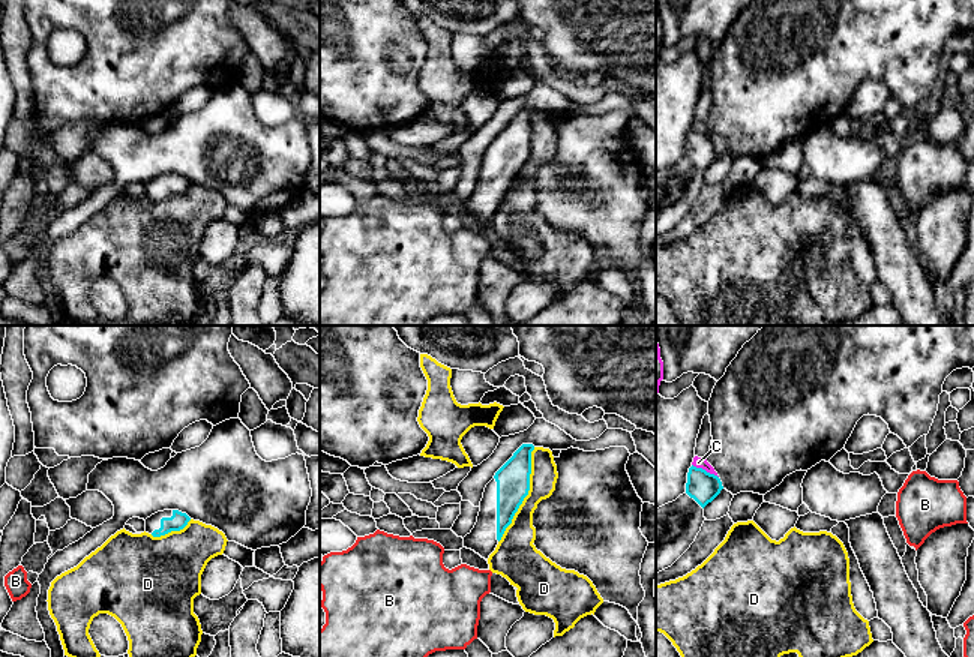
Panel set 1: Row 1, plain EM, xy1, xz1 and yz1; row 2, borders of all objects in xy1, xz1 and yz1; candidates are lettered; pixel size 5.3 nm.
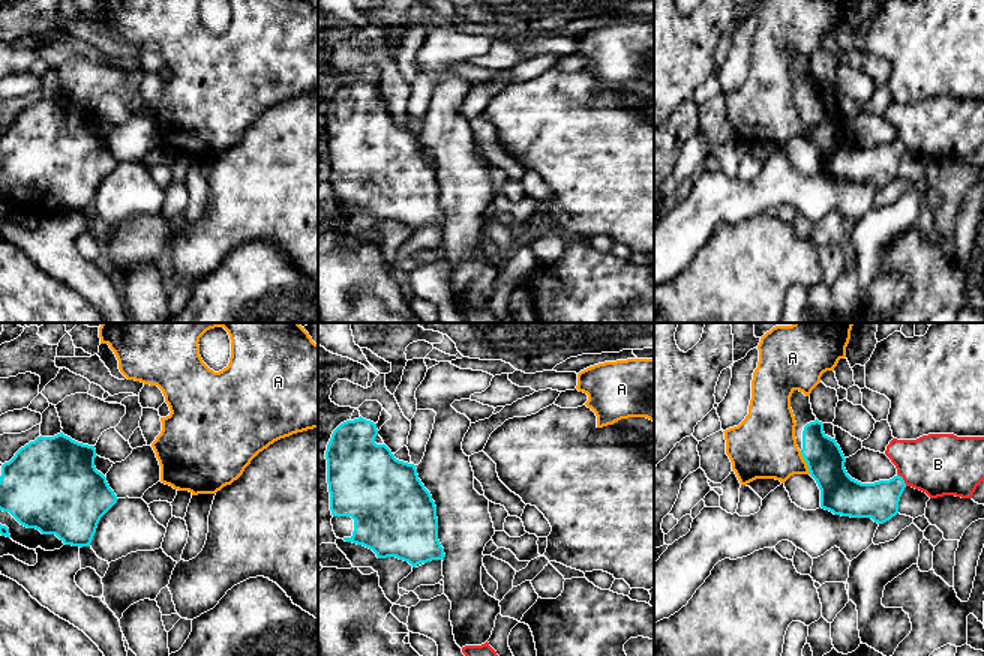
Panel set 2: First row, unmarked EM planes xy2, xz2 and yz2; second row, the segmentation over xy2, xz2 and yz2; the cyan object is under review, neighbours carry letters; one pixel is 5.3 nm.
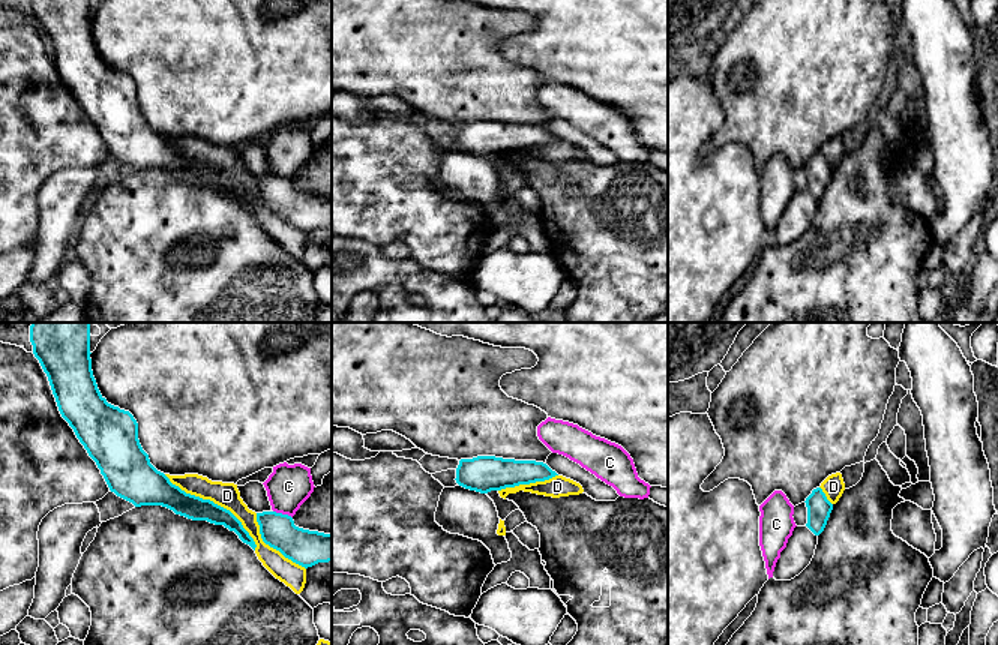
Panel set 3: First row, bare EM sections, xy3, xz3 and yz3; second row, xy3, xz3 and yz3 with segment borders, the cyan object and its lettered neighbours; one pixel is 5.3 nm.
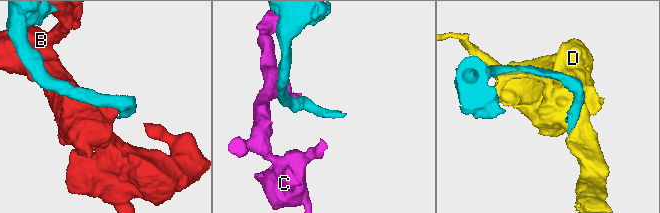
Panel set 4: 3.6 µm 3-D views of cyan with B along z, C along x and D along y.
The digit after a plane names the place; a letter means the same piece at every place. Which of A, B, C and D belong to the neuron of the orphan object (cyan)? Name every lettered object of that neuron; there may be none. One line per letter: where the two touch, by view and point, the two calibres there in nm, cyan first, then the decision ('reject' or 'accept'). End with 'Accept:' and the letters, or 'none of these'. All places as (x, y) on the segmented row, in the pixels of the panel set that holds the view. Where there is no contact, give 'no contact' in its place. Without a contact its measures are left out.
A: yz2 (806, 461) | 200/360 nm | reject
B: yz2 (902, 479) | 200/340 nm | reject
C: yz1 (704, 470) | 160/60 nm | reject
D: xy3 (216, 504) | 130/140 nm | reject
Accept: none of these

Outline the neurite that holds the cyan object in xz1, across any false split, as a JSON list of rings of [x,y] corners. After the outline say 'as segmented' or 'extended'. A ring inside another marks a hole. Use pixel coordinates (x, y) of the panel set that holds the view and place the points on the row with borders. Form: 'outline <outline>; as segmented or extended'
outline [[[522,444],[486,484],[477,522],[464,548],[488,560],[530,490],[533,444]]]; extended

